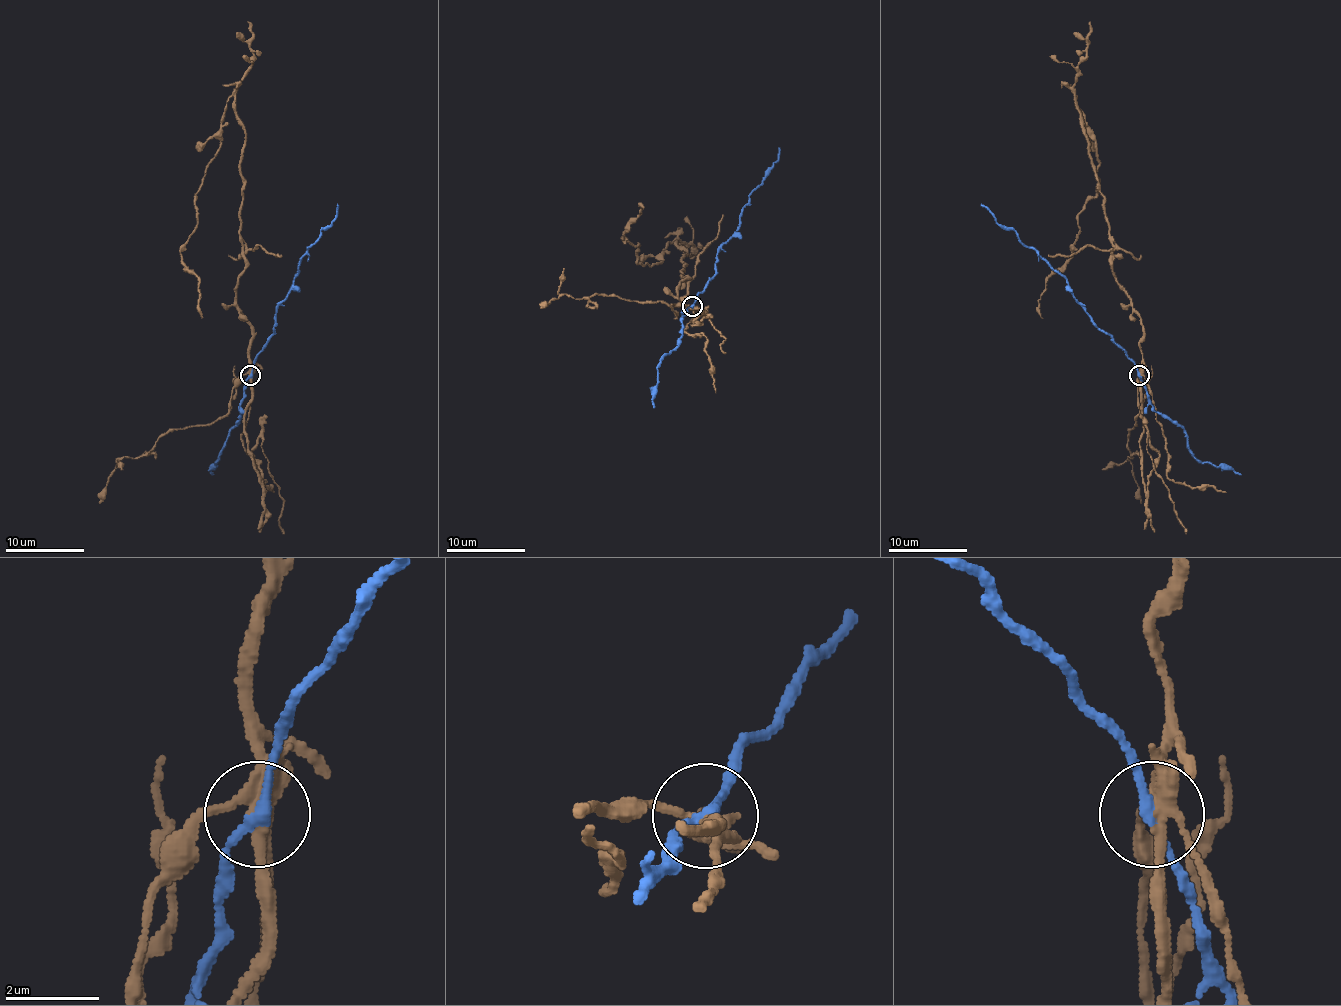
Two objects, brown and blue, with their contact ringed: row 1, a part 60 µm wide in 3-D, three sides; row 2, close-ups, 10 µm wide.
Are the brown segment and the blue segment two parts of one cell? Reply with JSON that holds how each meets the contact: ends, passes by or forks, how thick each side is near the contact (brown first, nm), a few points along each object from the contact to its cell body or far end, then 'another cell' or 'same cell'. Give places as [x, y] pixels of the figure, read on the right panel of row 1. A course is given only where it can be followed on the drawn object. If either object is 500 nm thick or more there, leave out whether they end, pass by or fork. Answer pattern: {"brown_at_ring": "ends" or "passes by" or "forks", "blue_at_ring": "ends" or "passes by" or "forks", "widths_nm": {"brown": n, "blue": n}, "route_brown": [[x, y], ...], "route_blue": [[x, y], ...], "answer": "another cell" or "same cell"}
{"brown_at_ring": "forks", "blue_at_ring": "passes by", "widths_nm": {"brown": 280, "blue": 220}, "route_brown": [[1140, 375], [1144, 325], [1112, 264], [1076, 96], [1096, 195], [1045, 282], [1043, 318]], "route_blue": [[1140, 375], [1132, 359], [1074, 298], [1065, 278], [1011, 229], [1003, 229], [982, 203]], "answer": "another cell"}

